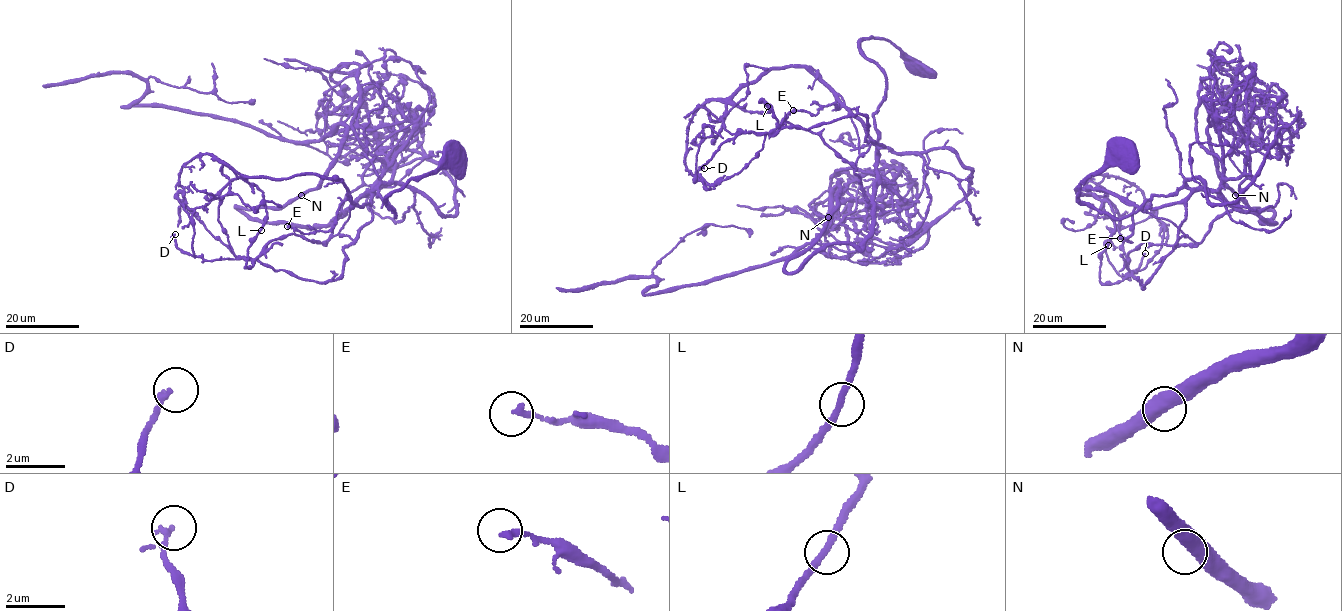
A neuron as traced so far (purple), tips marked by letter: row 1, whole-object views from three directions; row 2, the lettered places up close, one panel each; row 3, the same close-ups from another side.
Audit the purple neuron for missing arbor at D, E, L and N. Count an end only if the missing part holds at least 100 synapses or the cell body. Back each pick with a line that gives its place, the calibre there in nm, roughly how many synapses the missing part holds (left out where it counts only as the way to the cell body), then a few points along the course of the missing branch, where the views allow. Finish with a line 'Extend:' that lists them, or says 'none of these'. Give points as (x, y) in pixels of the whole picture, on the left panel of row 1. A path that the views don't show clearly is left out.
Extend: none of these

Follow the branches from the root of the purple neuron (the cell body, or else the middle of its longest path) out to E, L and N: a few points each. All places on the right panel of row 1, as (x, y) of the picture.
E: (1122, 151), (1083, 179), (1080, 201), (1121, 219), (1154, 195), (1190, 193), (1134, 204), (1132, 242), (1120, 238)
L: (1122, 151), (1080, 201), (1121, 219), (1190, 193), (1141, 209), (1074, 188), (1112, 207), (1108, 245)
N: (1122, 151), (1077, 195), (1116, 219), (1218, 188), (1241, 144), (1232, 121), (1207, 135), (1235, 195)

